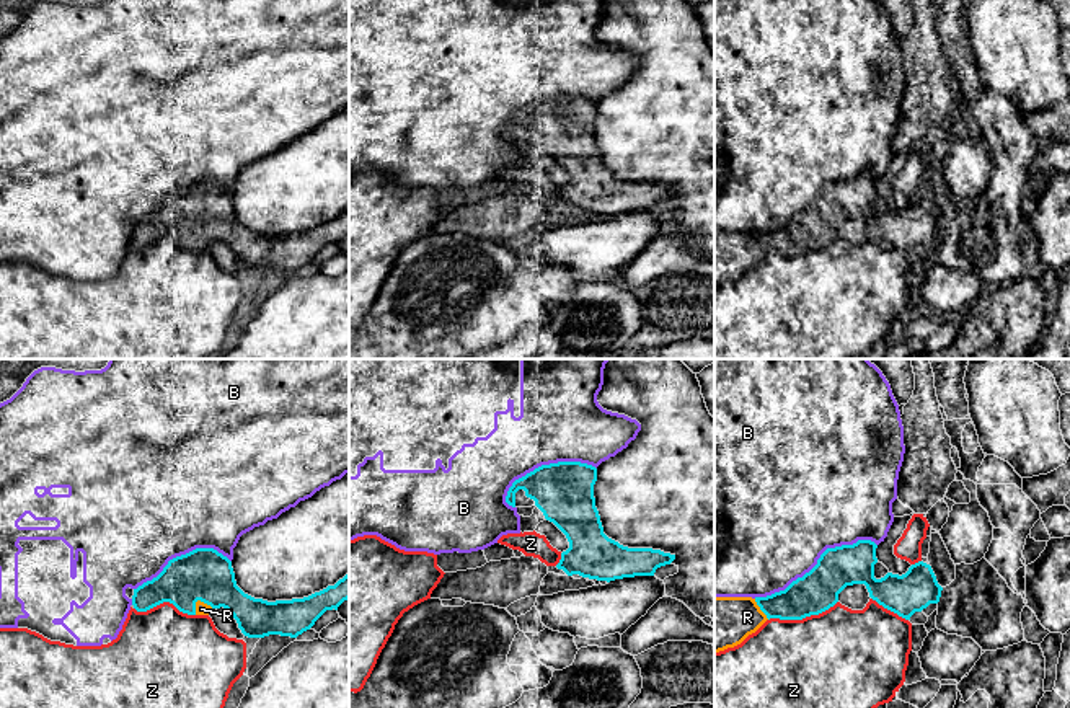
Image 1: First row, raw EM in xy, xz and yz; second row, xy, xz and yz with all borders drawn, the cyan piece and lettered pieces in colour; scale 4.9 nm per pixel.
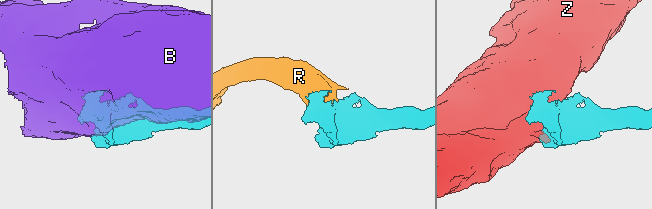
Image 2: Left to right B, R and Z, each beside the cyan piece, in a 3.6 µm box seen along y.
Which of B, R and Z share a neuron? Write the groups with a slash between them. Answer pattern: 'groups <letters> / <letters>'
groups B / R / Z

